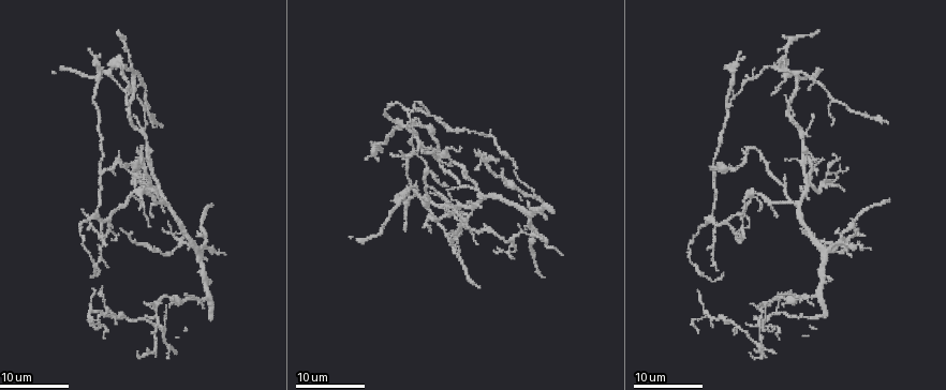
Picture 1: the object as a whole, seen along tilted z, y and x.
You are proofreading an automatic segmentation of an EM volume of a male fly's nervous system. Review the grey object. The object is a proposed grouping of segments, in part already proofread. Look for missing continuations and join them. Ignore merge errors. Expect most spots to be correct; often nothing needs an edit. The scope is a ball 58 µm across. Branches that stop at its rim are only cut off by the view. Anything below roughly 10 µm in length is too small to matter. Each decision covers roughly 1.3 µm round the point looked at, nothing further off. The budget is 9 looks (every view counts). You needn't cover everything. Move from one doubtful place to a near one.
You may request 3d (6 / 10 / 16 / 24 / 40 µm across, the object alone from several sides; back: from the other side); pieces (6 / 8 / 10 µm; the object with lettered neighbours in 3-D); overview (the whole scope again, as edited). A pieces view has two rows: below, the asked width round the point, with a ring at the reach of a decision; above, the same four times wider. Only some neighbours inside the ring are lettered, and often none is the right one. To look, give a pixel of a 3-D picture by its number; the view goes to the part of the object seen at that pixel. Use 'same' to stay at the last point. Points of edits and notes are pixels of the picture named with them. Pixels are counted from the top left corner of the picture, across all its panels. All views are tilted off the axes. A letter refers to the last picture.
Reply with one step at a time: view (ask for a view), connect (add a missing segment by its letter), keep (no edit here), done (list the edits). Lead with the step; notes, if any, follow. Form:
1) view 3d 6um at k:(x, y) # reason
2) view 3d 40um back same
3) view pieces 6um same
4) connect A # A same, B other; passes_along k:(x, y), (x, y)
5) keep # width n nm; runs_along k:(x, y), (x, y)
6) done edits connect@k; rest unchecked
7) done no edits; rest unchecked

view 3d 16um at 1:(467, 180) # thin end

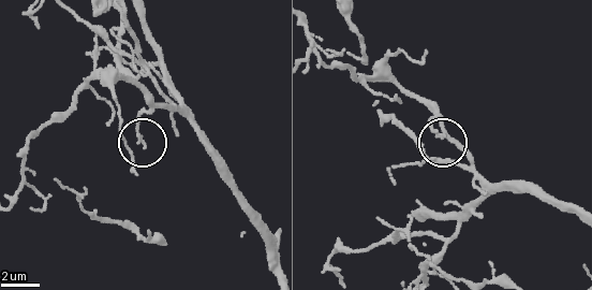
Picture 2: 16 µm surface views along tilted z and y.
view 3d 6um at 2:(441, 136)

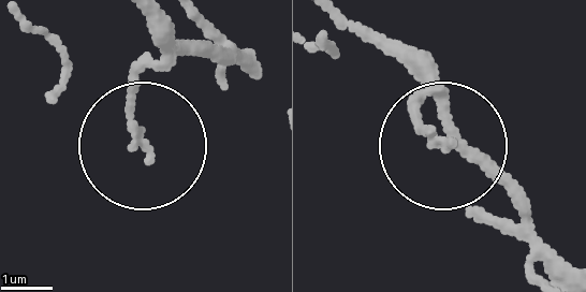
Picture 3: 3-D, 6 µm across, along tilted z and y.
view pieces 8um at 3:(147, 152)

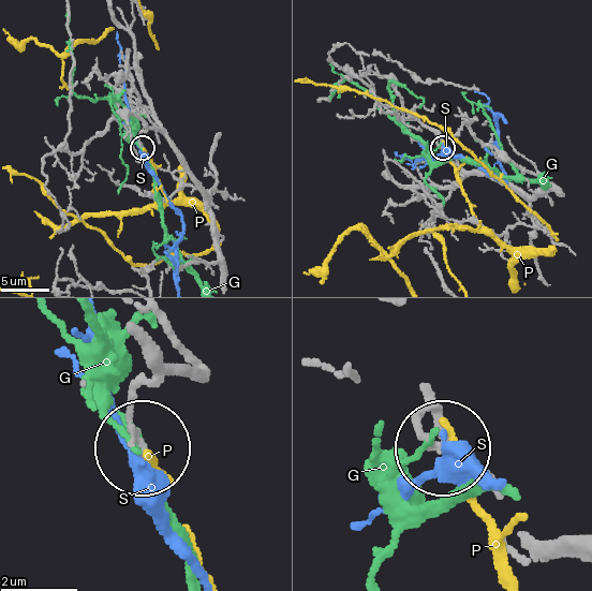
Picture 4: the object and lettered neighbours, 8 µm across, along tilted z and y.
keep # width 150 nm; G other, P other, S other; no lettered segment goes on from it

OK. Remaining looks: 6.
view 3d 16um at 1:(122, 166) # tapers out

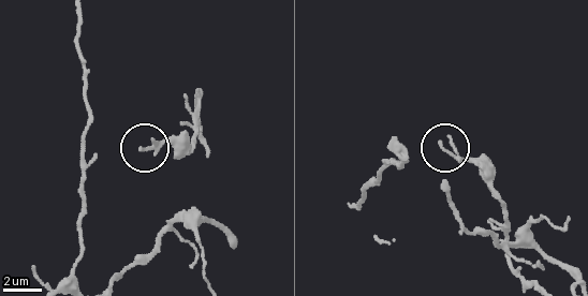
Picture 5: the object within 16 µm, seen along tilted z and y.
view pieces 6um at 5:(440, 144)

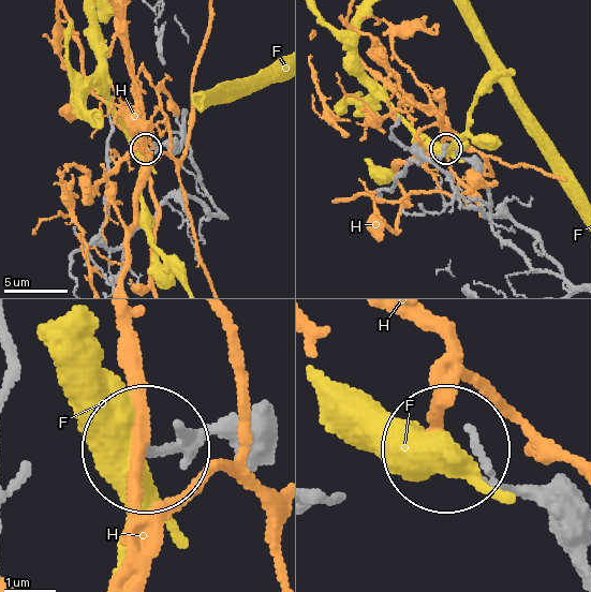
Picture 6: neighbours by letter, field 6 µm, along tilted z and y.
keep # F other, H other; no lettered segment goes on from it

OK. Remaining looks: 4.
view 3d 24um at 1:(739, 53) # an open end

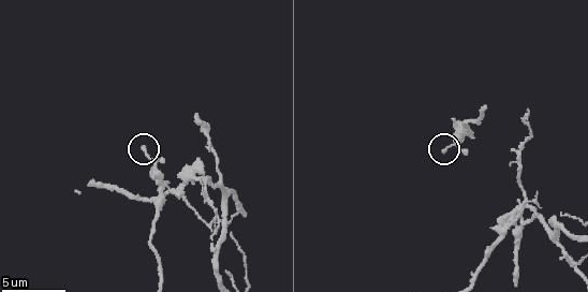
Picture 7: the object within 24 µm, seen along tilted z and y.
view pieces 6um at 7:(446, 152)

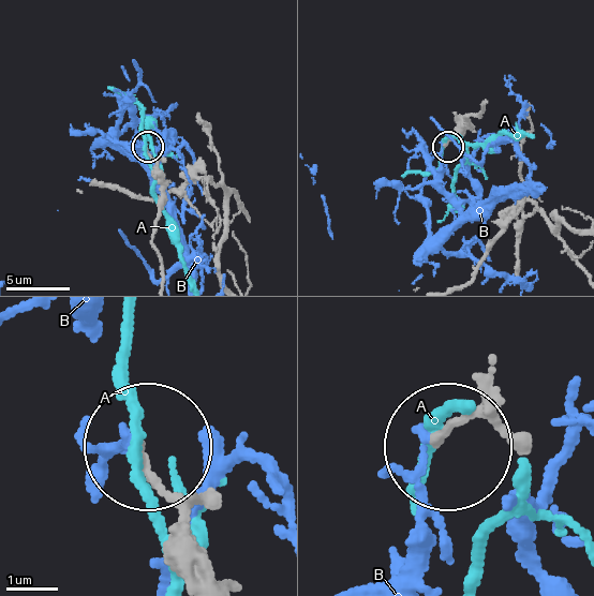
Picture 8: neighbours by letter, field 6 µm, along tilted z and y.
keep # A other, B other; runs_along 8:(488, 396), (440, 441); no lettered segment goes on from it

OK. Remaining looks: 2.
view 3d 24um at 1:(392, 153) # branch stops here

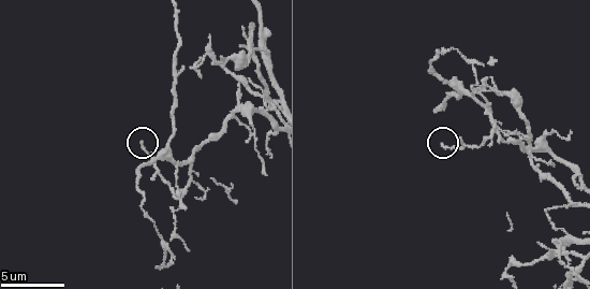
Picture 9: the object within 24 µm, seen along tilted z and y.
view pieces 6um at 9:(142, 141)

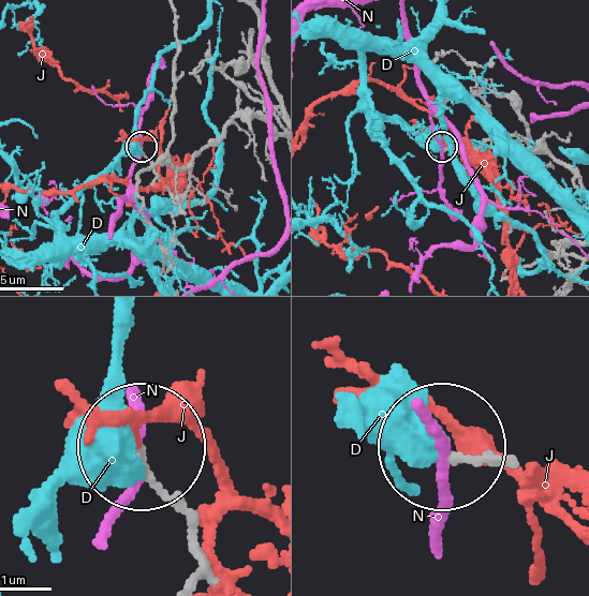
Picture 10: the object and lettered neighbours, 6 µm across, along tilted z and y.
keep # width 150 nm; D other, J other, N other; runs_along 10:(512, 461), (447, 450); none of them fits

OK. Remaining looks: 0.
done no edits; rest unchecked

